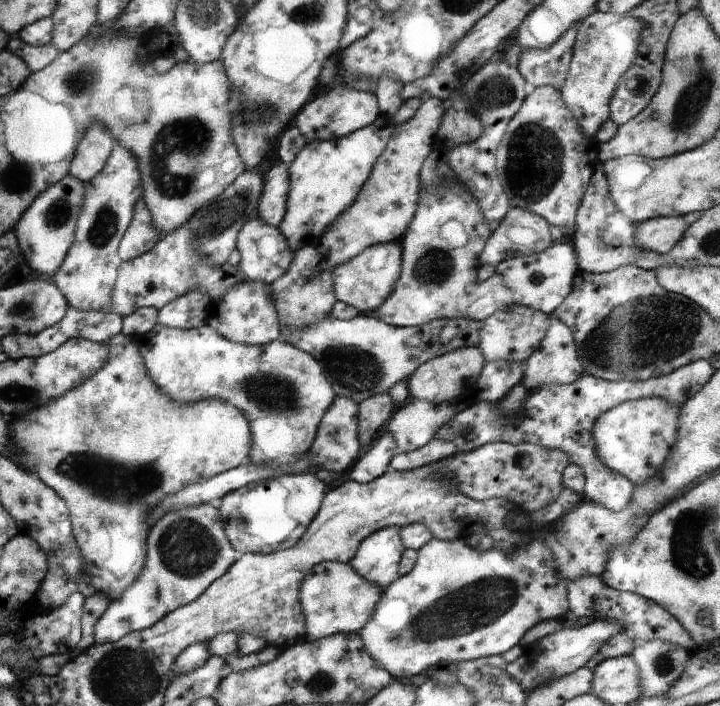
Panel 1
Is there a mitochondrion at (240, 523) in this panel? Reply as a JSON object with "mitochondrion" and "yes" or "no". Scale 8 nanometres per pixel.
{"mitochondrion":"yes"}

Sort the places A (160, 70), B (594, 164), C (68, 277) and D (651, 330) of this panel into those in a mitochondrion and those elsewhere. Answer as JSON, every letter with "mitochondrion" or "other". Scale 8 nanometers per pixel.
{"A":"other","B":"other","C":"other","D":"mitochondrion"}

